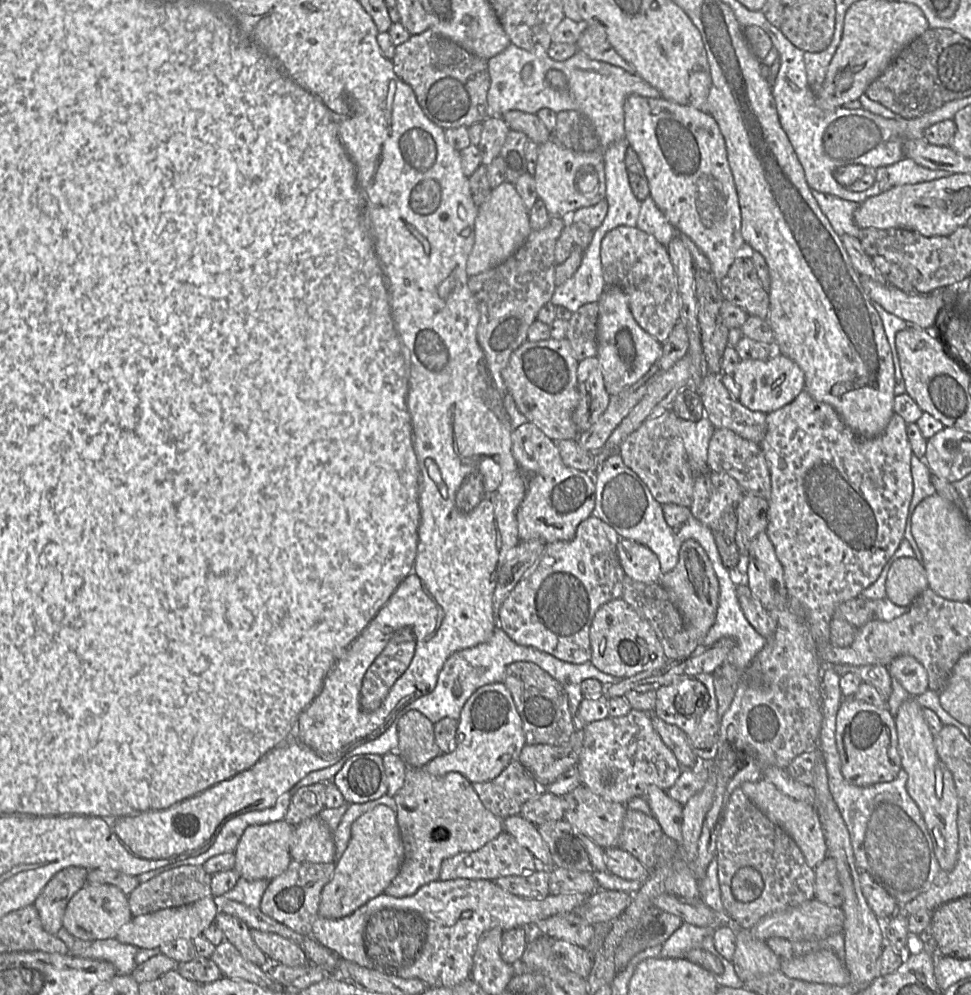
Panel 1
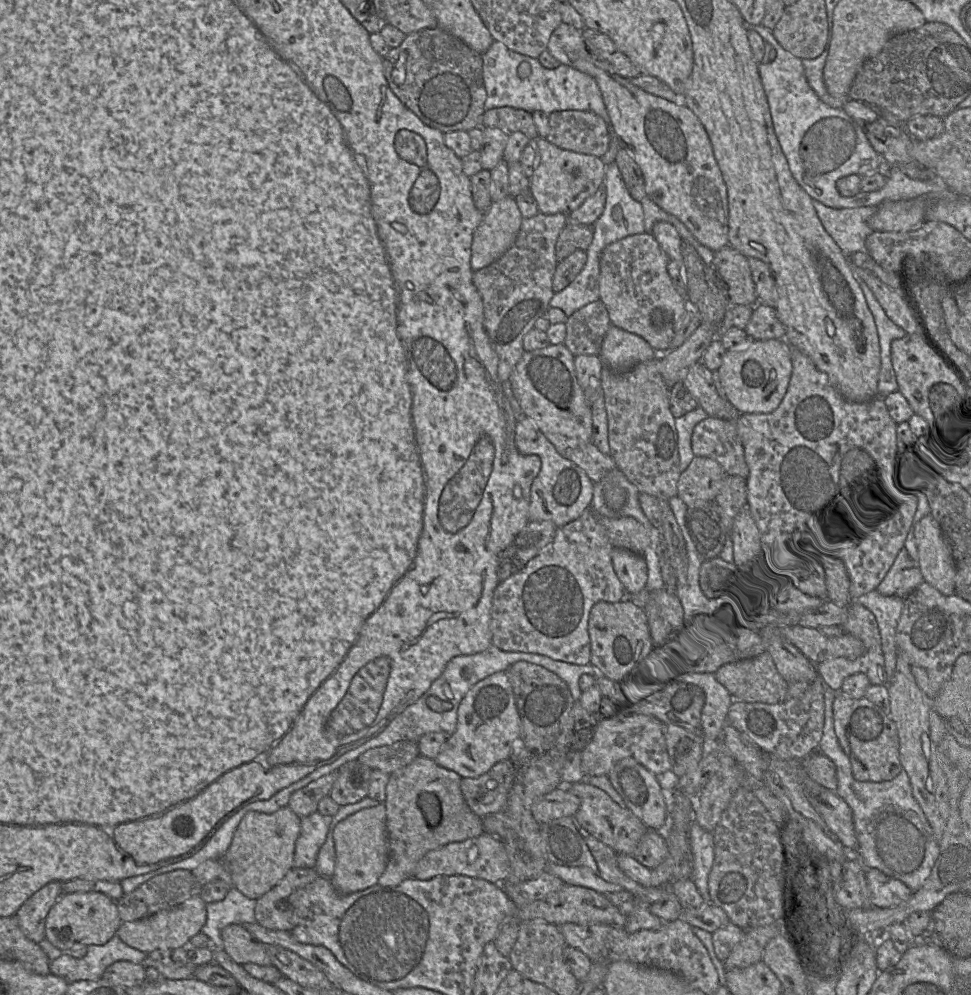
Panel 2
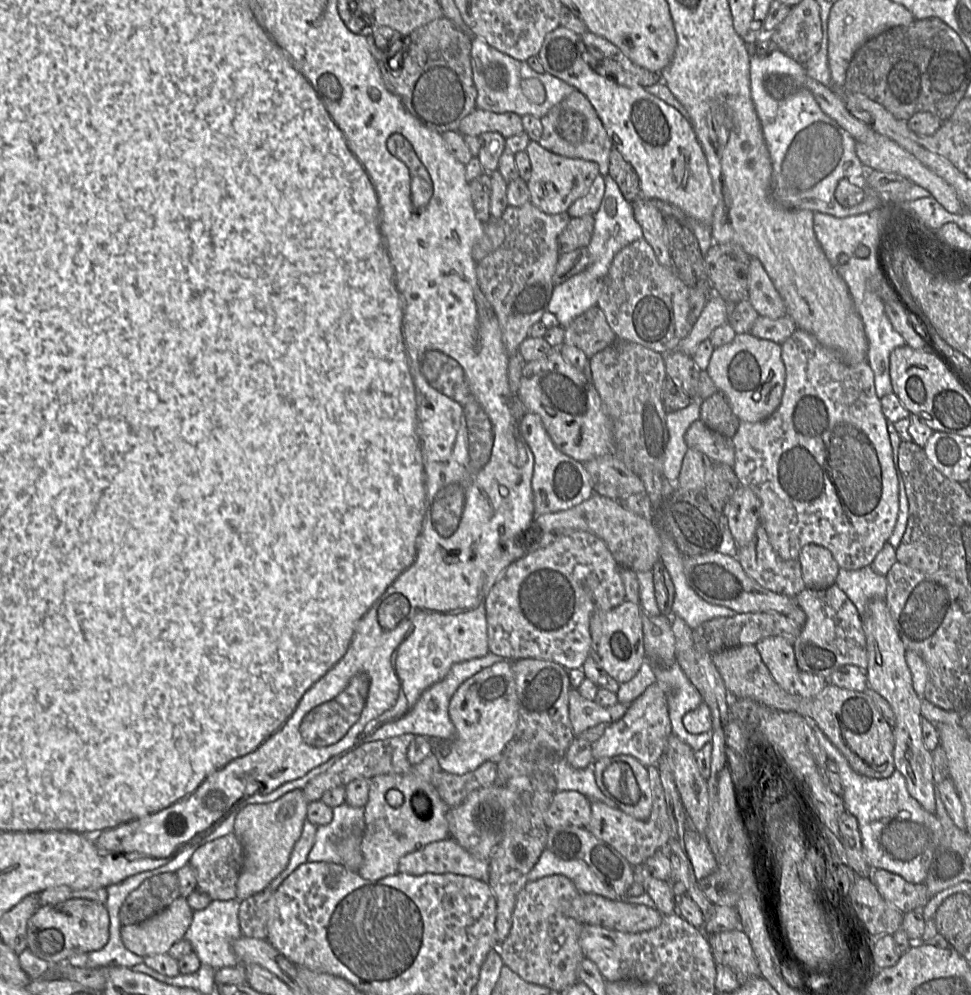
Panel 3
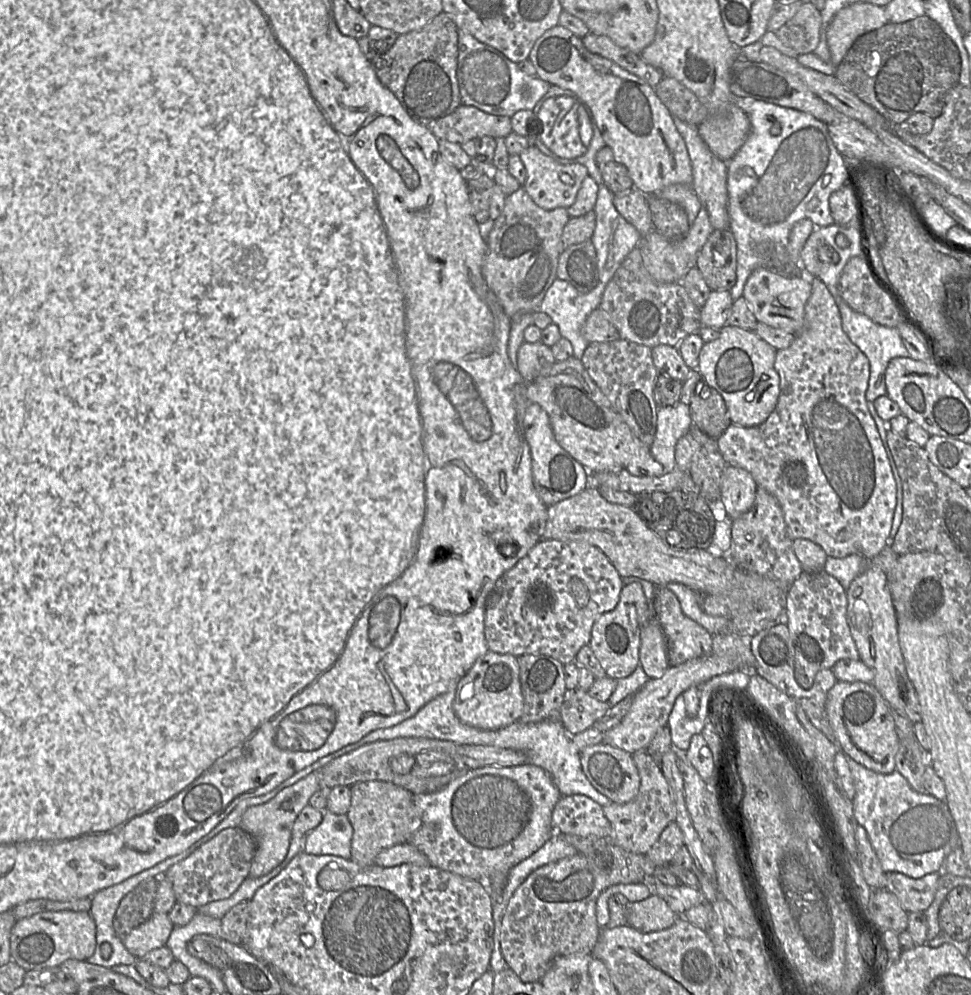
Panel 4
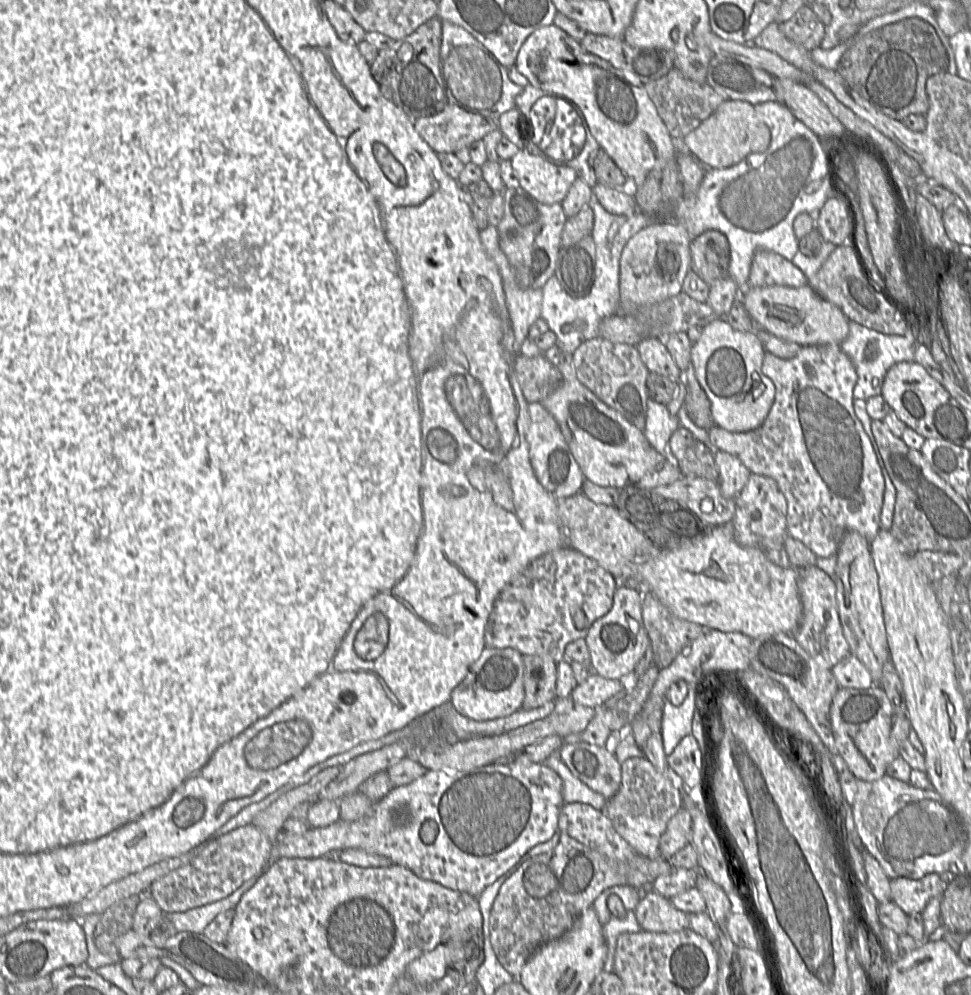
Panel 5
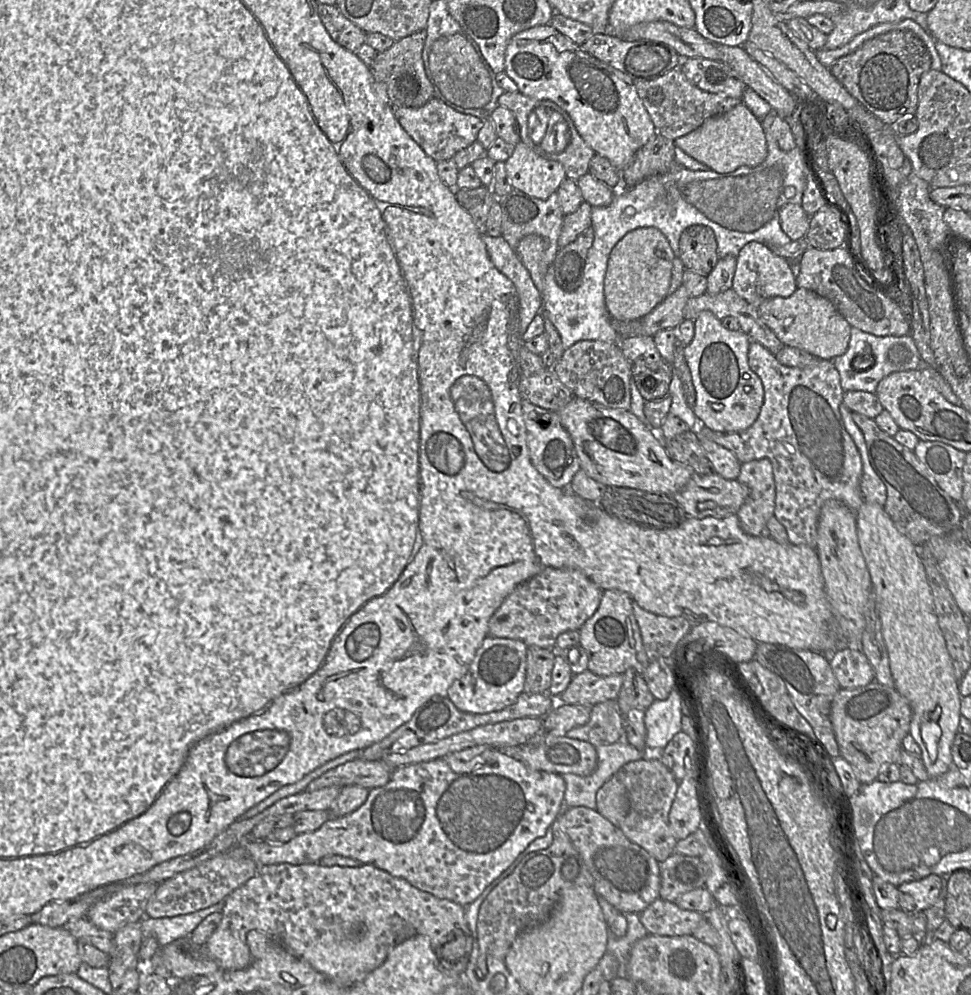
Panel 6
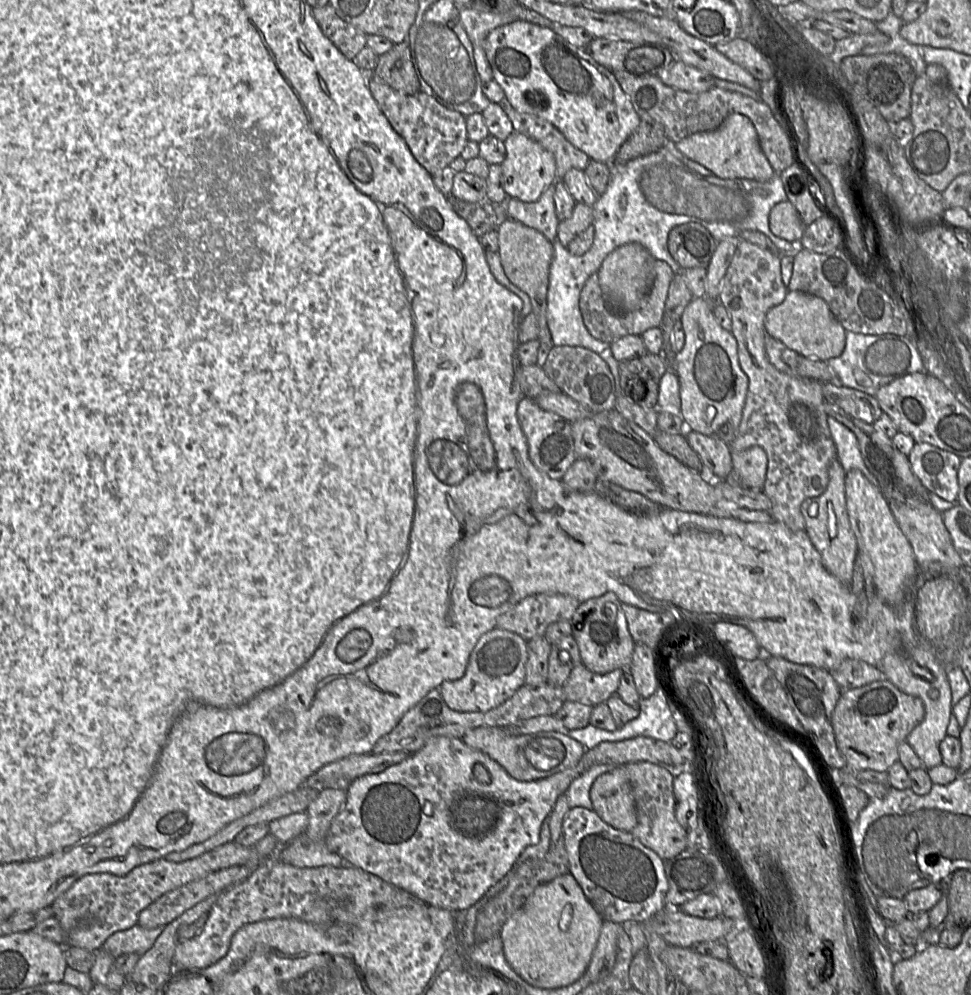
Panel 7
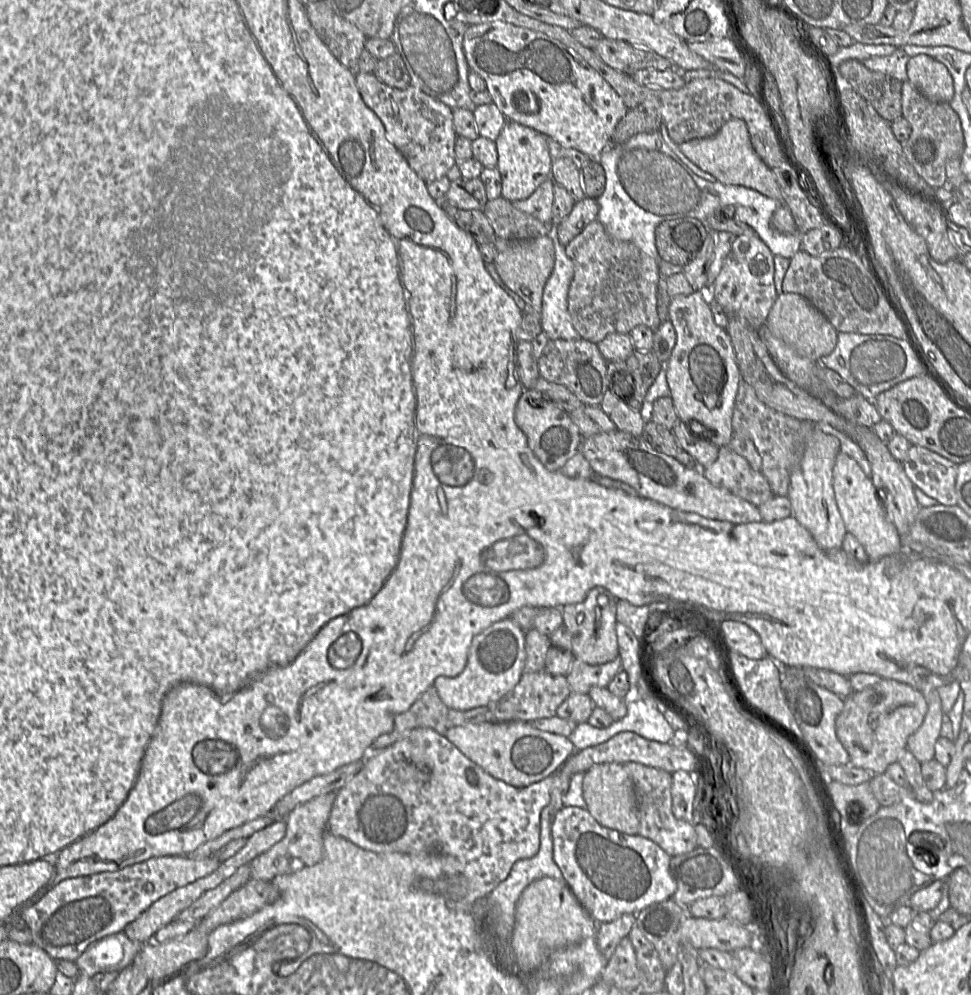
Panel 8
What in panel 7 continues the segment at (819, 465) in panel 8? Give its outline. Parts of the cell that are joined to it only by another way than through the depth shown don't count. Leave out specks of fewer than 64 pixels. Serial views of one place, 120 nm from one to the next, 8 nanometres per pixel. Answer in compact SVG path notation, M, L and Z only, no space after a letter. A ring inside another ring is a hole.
M835 459L829 466L828 474L829 482L825 492L820 496L804 500L801 504L801 513L805 520L805 531L820 554L824 567L842 584L850 587L858 545L846 509L846 471L839 460Z

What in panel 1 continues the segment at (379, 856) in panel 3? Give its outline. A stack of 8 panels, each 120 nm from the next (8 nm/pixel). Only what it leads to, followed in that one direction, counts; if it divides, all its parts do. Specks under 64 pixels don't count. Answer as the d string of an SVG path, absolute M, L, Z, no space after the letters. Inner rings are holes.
M408 767L404 784L394 795L396 819L404 845L404 861L398 875L385 889L392 897L407 897L415 894L422 886L439 880L442 862L461 852L472 852L501 834L503 819L485 808L469 780L458 772L444 776L433 776L424 768Z

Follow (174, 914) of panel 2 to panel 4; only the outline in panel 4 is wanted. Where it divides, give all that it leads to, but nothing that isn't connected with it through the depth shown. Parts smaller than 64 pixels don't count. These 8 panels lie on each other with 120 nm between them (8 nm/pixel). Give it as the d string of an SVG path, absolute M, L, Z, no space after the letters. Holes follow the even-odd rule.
M154 913L147 921L134 928L123 940L124 945L137 959L150 951L166 946L174 929L168 913Z

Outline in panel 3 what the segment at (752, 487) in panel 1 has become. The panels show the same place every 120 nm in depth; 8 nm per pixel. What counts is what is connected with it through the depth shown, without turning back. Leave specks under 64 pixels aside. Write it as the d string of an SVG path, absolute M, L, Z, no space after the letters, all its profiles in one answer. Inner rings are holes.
M696 420L690 425L685 434L685 442L688 448L705 454L713 463L723 463L731 468L734 465L735 450L732 439L710 430L700 420Z

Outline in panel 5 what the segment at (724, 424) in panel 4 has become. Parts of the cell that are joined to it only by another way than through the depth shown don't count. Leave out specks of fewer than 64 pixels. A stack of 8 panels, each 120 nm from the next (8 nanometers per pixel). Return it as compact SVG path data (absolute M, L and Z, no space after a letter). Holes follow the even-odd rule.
M692 364L682 372L680 382L686 385L684 406L691 421L698 427L709 430L714 426L711 403L697 381Z

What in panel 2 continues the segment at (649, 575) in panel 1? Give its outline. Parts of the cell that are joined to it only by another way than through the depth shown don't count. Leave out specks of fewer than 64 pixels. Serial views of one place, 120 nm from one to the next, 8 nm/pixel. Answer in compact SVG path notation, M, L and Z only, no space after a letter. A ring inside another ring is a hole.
M614 548L611 553L614 570L627 594L636 594L646 588L647 563L643 555L623 548Z

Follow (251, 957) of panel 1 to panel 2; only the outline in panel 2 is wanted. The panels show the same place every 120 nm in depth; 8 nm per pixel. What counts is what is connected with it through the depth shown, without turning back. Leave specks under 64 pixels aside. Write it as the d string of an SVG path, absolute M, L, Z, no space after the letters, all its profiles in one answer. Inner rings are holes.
M230 924L221 932L223 949L238 964L272 965L267 944L259 941L246 927Z

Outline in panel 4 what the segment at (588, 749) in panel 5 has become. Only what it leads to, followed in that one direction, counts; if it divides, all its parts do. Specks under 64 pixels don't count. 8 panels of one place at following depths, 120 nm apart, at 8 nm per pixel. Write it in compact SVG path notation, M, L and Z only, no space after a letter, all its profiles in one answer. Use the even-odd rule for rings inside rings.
M600 743L581 750L580 762L591 785L613 803L627 803L637 795L640 776L626 751Z

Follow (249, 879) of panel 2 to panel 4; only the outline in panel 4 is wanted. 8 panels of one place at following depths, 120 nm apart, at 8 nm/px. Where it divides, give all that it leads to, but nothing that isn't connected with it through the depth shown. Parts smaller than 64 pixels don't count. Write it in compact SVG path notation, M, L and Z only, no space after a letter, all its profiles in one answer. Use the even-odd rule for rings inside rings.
M321 770L312 772L294 785L279 792L270 801L252 806L244 812L239 826L252 835L257 843L257 850L248 877L264 876L283 862L289 850L292 828L298 814L308 805L311 796L320 790L320 773Z

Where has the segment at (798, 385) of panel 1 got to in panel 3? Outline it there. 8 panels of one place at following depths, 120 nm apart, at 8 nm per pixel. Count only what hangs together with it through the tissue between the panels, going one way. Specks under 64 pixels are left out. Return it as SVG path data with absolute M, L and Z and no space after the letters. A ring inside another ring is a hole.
M750 333L736 334L730 343L714 349L706 372L717 389L726 397L739 421L761 422L770 417L781 402L786 373L781 358L781 345L775 342L756 338Z

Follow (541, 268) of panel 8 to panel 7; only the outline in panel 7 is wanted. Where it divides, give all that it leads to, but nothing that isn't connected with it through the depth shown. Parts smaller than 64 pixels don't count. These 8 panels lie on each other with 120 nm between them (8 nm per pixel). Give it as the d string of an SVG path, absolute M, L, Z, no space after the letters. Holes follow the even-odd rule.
M506 219L497 227L497 231L498 253L503 270L510 282L525 292L531 300L532 312L535 314L539 325L537 339L540 343L552 343L547 322L547 293L554 247L541 232L513 219Z

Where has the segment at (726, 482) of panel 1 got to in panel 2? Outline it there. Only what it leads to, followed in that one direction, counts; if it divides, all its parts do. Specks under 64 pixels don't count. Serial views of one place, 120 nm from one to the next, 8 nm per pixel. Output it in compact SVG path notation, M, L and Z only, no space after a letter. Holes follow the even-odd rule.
M695 456L680 475L678 496L687 508L714 501L726 476L722 467L711 458Z

